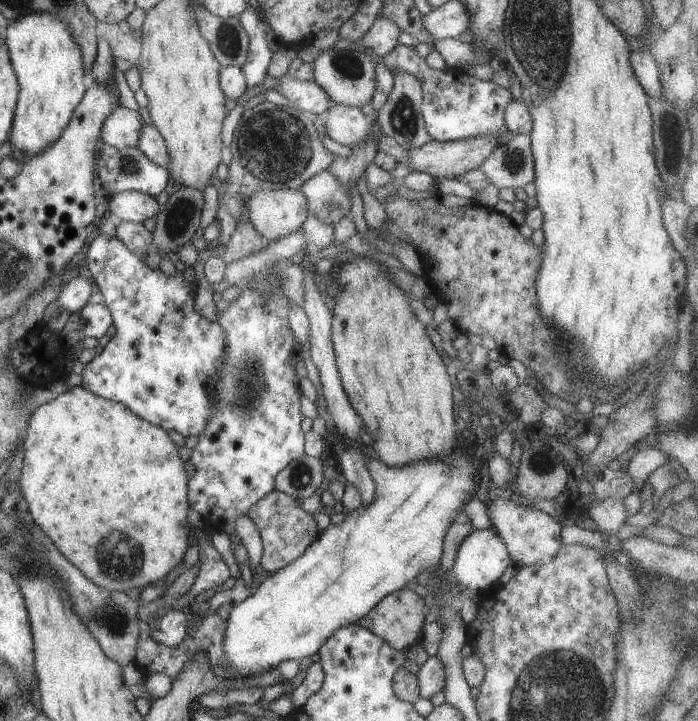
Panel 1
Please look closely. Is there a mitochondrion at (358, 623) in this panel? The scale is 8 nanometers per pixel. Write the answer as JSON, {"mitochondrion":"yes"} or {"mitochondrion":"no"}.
{"mitochondrion":"no"}

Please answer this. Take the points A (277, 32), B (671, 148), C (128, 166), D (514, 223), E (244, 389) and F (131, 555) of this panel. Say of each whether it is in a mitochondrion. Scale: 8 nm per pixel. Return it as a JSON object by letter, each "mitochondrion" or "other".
{"A":"other","B":"mitochondrion","C":"mitochondrion","D":"other","E":"mitochondrion","F":"mitochondrion"}

